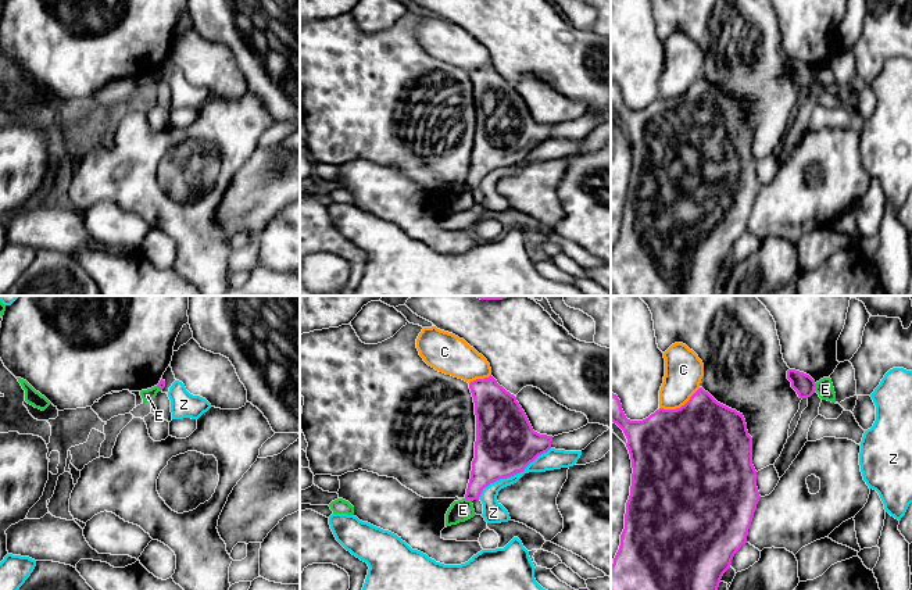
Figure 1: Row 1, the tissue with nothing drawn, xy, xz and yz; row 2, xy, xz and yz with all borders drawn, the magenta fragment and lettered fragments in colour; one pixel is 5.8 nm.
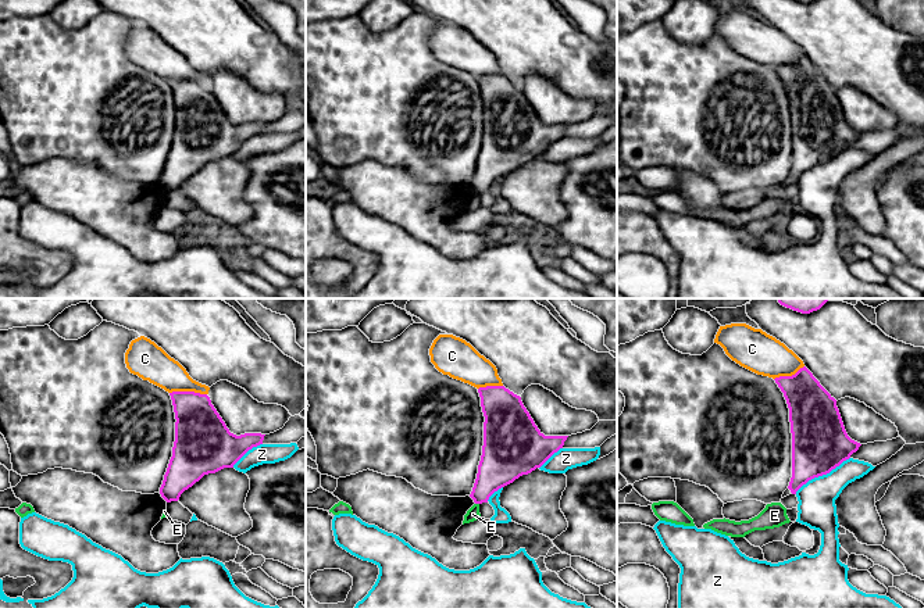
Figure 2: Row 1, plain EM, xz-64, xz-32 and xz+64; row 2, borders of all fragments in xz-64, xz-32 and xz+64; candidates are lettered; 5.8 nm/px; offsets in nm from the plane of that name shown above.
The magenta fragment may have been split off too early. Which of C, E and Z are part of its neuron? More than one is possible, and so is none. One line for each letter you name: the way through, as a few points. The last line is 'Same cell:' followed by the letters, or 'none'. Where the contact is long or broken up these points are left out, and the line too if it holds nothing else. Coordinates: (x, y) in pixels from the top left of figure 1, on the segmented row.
Same cell: none

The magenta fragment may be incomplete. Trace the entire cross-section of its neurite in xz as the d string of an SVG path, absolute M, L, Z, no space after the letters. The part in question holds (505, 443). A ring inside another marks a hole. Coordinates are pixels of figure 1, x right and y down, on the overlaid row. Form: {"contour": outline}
{"contour": "M491 375L471 382L469 389L475 403L476 441L465 498L473 501L479 500L490 483L523 472L539 455L547 453L552 436L534 432L516 397L500 386Z"}

